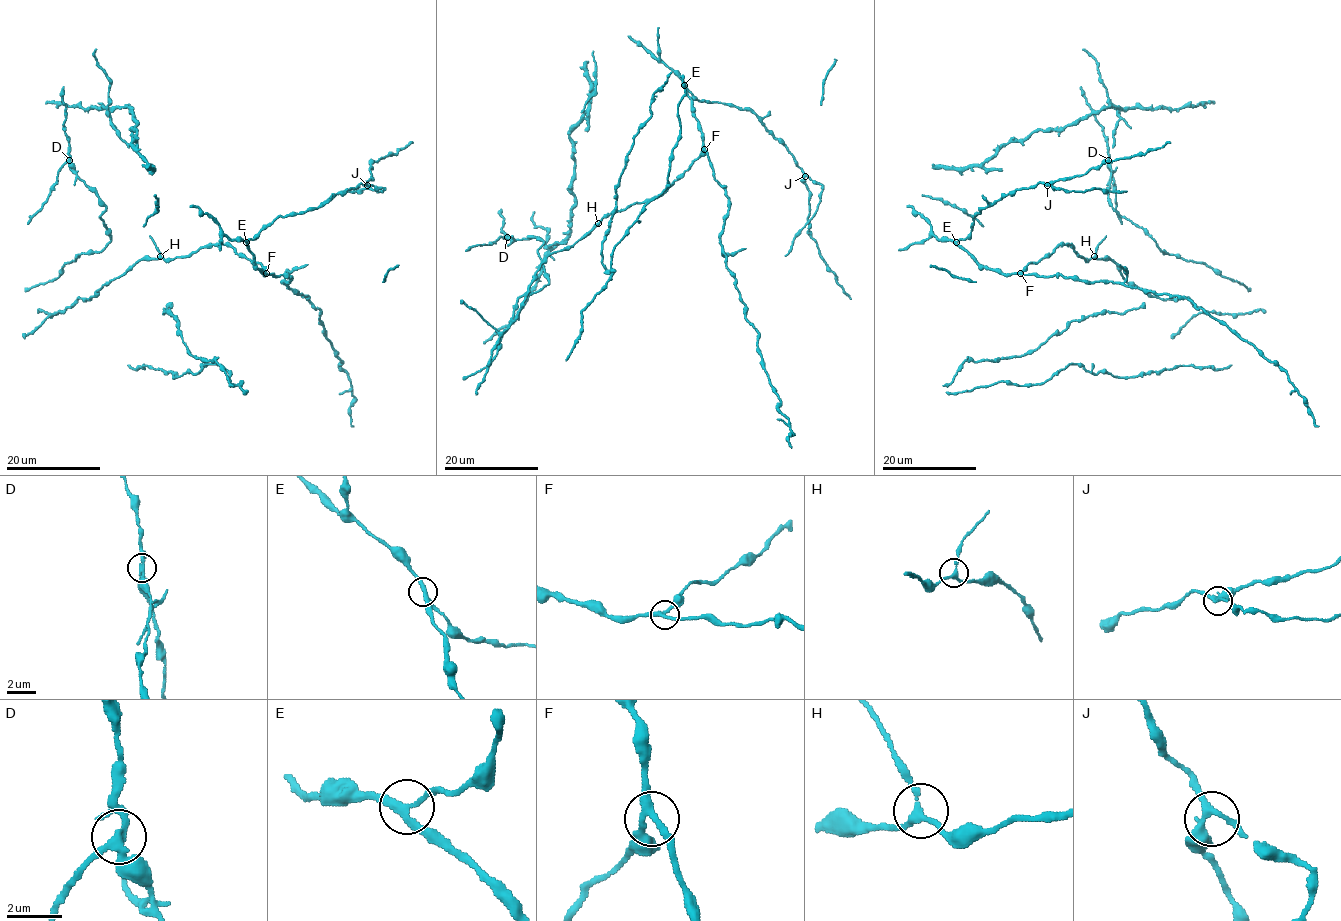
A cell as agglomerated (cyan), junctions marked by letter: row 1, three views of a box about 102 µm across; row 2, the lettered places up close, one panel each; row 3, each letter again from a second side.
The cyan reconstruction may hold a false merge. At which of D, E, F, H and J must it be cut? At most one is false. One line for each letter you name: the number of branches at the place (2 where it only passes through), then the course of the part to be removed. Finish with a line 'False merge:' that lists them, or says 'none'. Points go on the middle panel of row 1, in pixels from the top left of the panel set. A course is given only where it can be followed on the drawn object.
D: branches 3; course (507, 238), (501, 236), (495, 242), (476, 245), (465, 250)
False merge: D

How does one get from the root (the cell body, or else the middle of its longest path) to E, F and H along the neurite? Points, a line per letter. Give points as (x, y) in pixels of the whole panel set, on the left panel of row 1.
E: (92, 297), (141, 259), (173, 259), (220, 244), (259, 263), (265, 273), (254, 264), (246, 242)
F: (92, 297), (141, 259), (173, 259), (220, 244), (228, 244), (237, 253), (259, 263), (266, 273)
H: (92, 297), (103, 285), (123, 276), (139, 260), (157, 259), (160, 256)

